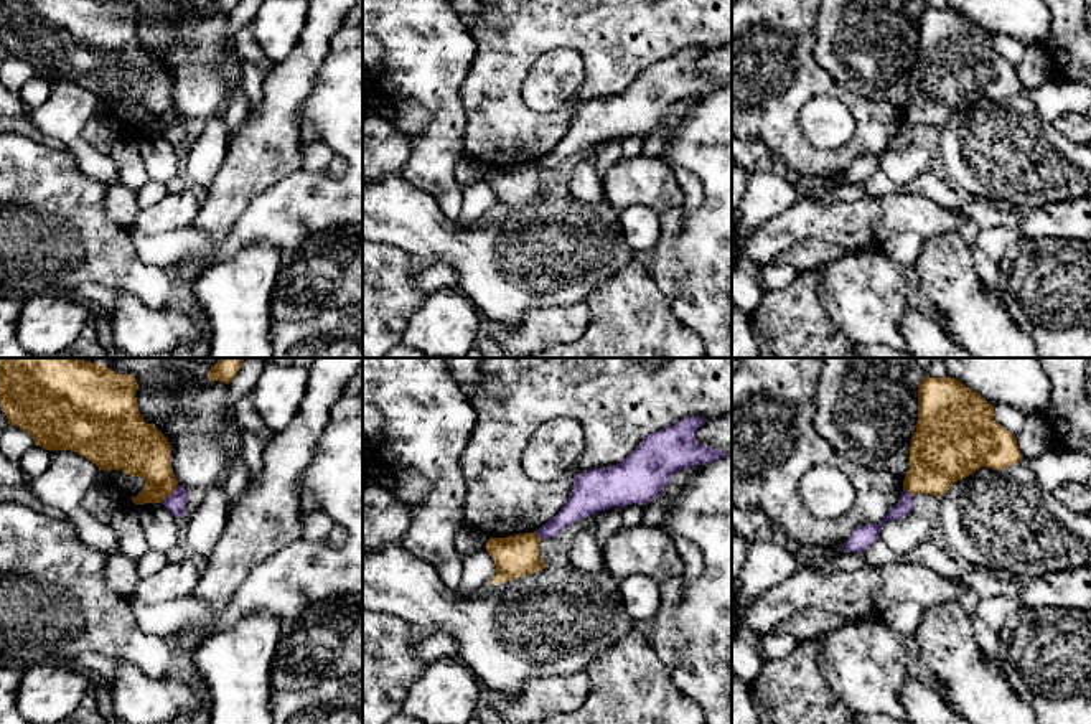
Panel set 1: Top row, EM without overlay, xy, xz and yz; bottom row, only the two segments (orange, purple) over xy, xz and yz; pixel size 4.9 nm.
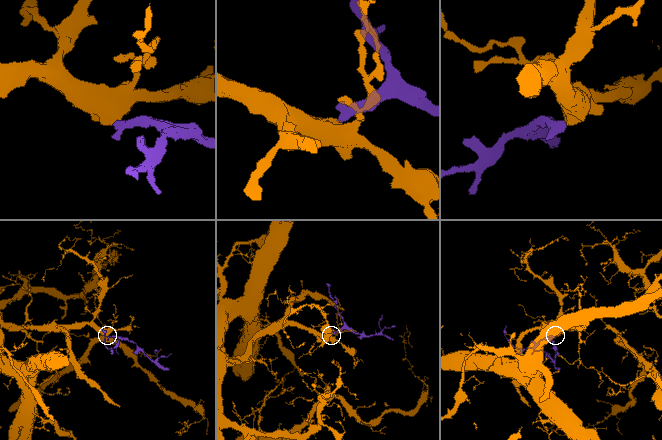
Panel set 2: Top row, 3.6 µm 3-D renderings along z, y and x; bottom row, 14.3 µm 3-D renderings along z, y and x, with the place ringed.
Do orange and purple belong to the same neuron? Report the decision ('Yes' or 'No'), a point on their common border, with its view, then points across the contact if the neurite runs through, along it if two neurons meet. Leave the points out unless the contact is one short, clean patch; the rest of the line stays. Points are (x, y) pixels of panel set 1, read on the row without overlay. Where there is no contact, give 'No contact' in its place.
No. Touches orange at xy (168, 124). Boundary: xy (178, 116), (160, 132)

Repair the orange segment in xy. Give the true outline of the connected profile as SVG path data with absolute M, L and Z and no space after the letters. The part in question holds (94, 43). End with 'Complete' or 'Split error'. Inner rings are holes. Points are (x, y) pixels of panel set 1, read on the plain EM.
M0 0L0 38L46 81L71 81L99 97L143 107L135 135L162 134L178 117L171 76L138 43L133 5L112 0Z. Complete

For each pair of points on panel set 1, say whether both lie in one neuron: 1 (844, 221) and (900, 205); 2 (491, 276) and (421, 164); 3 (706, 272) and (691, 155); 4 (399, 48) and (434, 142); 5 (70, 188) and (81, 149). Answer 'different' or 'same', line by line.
1: same
2: different
3: same
4: same
5: different

